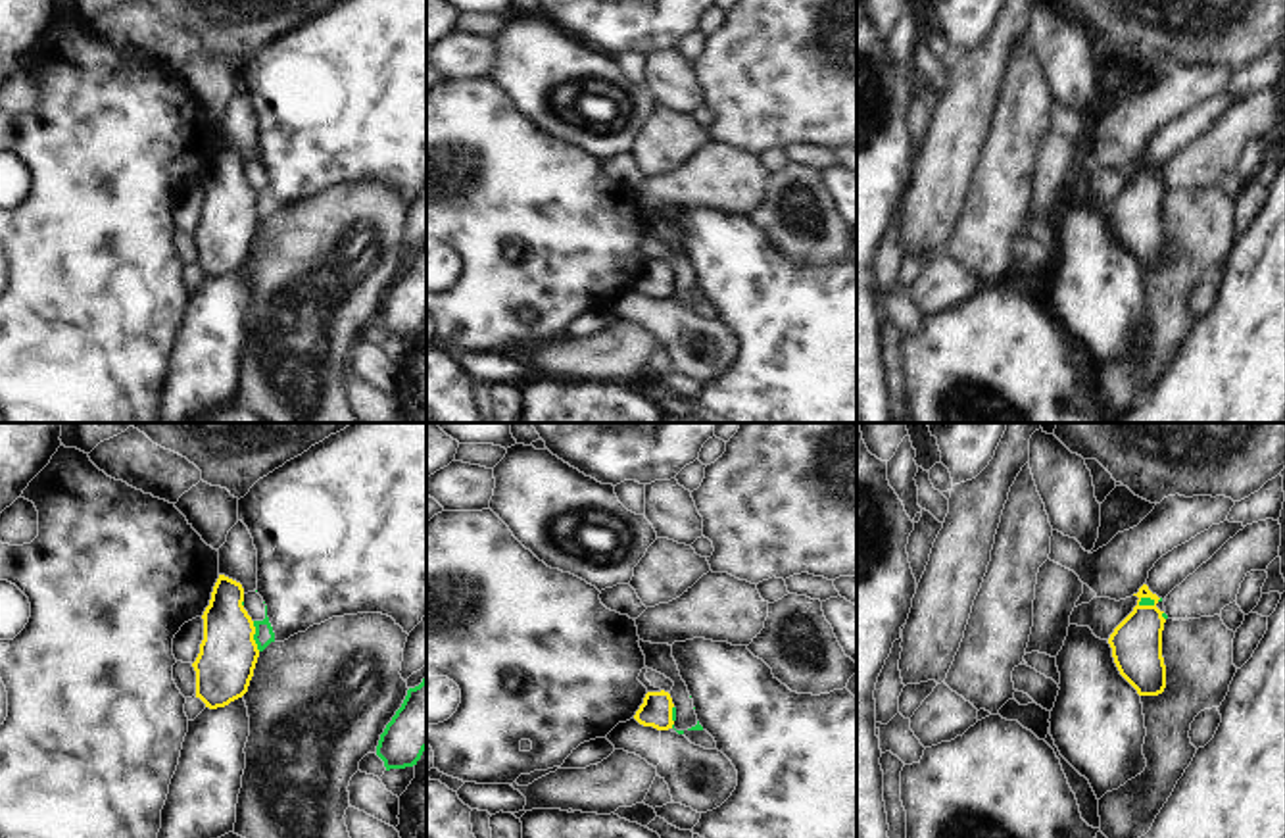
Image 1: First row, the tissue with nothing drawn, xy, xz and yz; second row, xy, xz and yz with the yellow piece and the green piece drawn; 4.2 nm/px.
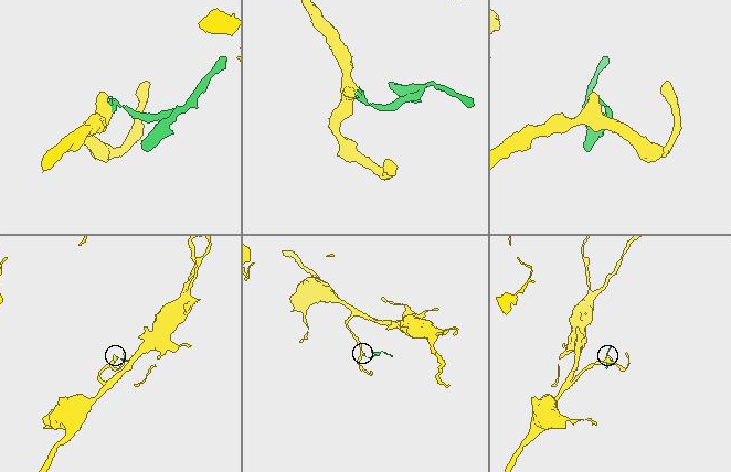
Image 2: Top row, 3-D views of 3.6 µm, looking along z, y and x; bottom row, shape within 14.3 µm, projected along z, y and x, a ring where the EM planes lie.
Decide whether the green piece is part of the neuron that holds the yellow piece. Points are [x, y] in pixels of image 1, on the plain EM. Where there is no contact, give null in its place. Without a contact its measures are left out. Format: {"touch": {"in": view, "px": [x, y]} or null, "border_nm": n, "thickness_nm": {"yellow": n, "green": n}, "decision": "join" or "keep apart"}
{"touch": {"in": "xy", "px": [252, 206]}, "border_nm": 130, "thickness_nm": {"yellow": 240, "green": 80}, "decision": "keep apart"}

